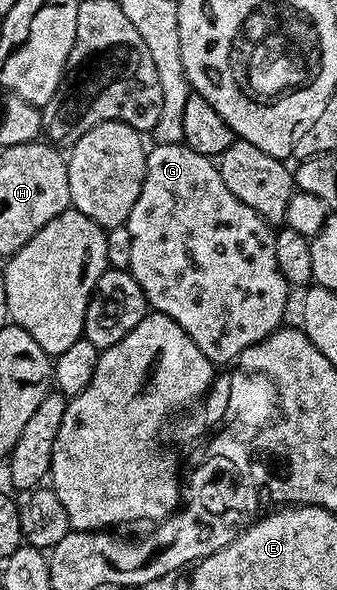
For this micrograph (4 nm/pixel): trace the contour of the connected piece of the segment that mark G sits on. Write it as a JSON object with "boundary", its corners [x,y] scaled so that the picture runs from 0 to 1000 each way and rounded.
{"boundary":[[[531,241],[454,246],[439,254],[421,325],[398,339],[374,381],[395,408],[380,458],[409,475],[442,520],[525,546],[632,617],[697,615],[721,593],[831,558],[855,525],[861,486],[813,434],[810,385],[671,319],[632,269]]]}

